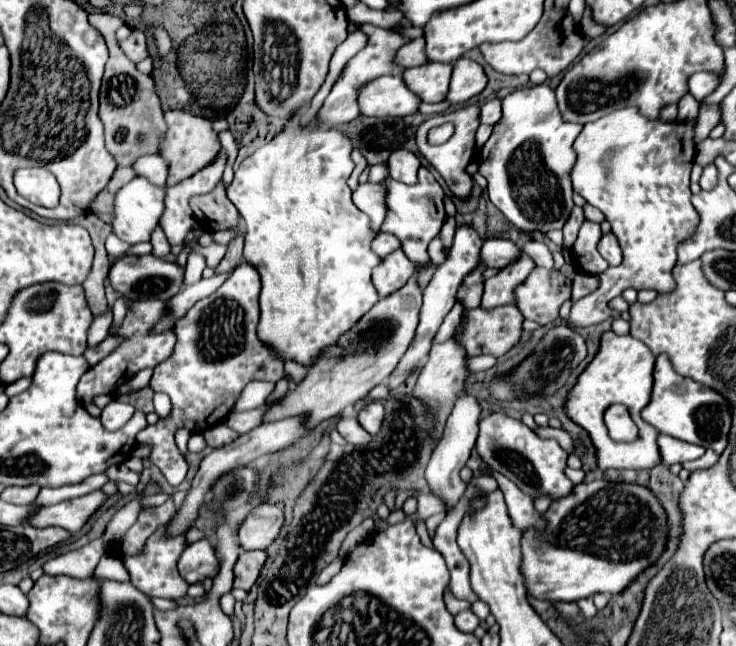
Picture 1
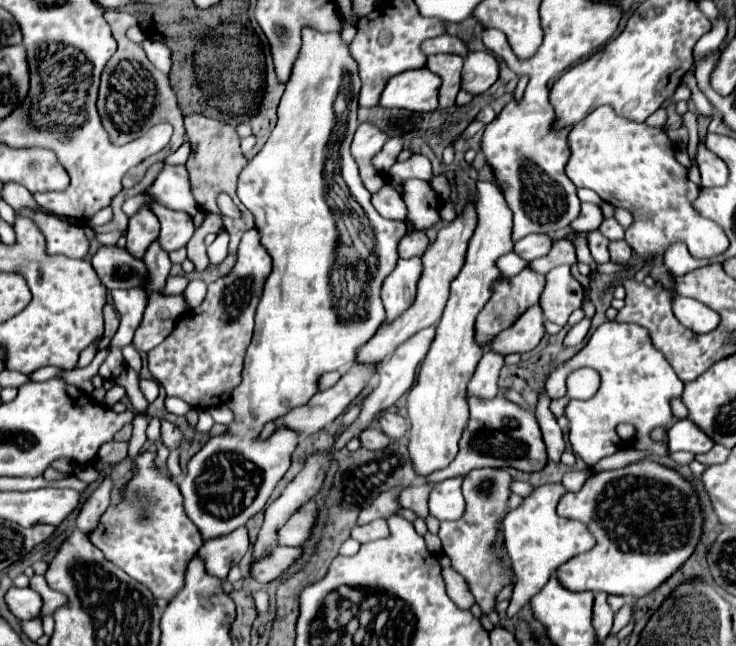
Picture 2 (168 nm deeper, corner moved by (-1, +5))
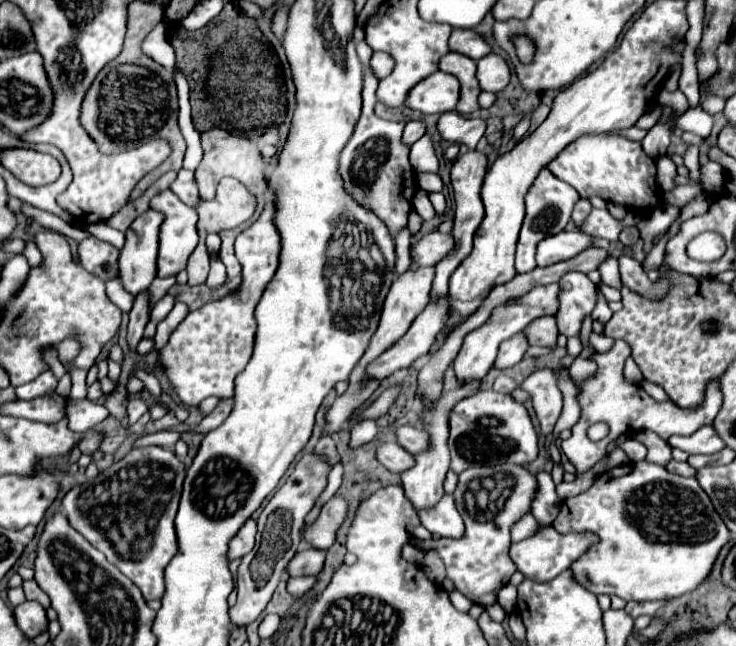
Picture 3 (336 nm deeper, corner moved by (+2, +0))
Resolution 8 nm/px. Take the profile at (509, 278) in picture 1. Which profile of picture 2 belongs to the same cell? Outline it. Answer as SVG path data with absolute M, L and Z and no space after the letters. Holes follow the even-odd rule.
M524 267L516 277L500 277L500 281L492 285L492 297L488 299L488 303L484 305L484 309L476 319L476 343L484 347L496 333L510 327L530 305L538 303L542 289L544 289L544 275L536 273L530 267Z

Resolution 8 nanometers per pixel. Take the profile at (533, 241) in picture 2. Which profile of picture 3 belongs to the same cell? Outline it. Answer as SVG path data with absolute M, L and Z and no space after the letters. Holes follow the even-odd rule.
M581 230L573 232L559 232L537 246L537 266L553 266L561 260L569 260L577 256L581 250L593 246L593 236L583 234Z

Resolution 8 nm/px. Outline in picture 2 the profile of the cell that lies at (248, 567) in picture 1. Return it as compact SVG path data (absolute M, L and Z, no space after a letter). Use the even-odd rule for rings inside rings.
M276 547L268 557L260 557L256 565L250 563L250 575L260 583L268 583L280 577L284 569L288 569L298 555L300 547Z

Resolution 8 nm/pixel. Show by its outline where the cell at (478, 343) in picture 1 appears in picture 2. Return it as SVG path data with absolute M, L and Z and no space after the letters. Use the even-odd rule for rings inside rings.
M534 305L532 309L526 309L514 325L510 325L508 329L504 329L504 333L498 333L490 343L488 343L488 351L496 349L496 353L526 353L530 349L534 349L542 335L544 335L544 317L542 311L538 309L538 305Z

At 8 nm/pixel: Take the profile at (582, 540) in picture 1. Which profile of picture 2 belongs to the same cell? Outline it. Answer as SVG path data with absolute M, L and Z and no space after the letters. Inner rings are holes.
M642 459L612 471L592 473L580 491L564 493L564 499L558 503L558 513L574 513L574 519L584 521L592 537L596 537L596 545L588 553L572 557L572 561L566 561L554 573L554 577L560 579L560 583L570 591L604 591L634 599L644 597L692 555L702 533L702 517L692 485L676 471L652 459Z

